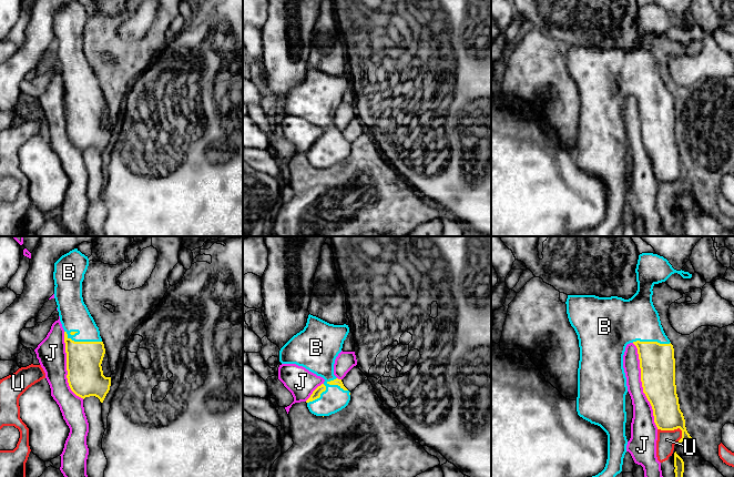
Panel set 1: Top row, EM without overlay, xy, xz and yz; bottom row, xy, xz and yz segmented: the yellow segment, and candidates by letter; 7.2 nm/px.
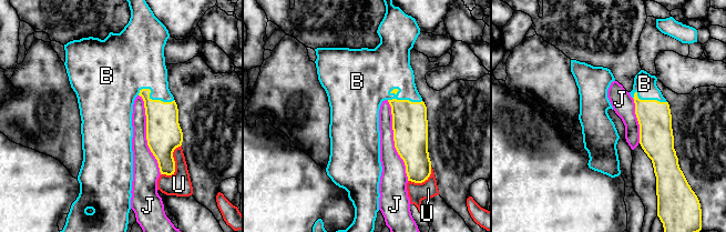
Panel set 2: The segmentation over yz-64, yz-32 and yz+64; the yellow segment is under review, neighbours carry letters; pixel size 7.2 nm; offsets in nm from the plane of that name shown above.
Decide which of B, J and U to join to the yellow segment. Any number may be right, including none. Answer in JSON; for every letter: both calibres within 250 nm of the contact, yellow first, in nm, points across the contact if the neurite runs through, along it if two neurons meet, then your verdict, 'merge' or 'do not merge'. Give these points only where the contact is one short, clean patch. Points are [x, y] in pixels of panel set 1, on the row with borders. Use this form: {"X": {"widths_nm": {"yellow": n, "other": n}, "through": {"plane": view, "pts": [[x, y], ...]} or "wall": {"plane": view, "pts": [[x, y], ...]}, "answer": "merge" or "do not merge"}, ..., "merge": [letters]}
{"B": {"widths_nm": {"yellow": 260, "other": 220}, "answer": "merge"}, "J": {"widths_nm": {"yellow": 260, "other": 160}, "answer": "do not merge"}, "U": {"widths_nm": {"yellow": 200, "other": 140}, "answer": "do not merge"}, "merge": ["B"]}

